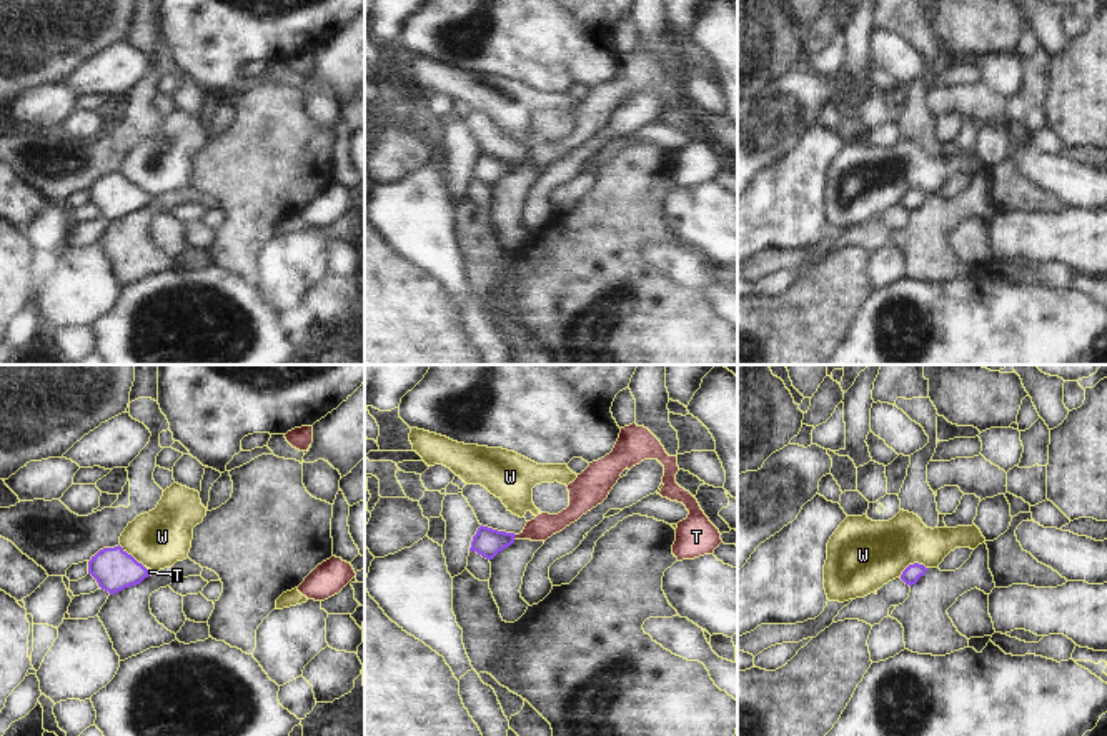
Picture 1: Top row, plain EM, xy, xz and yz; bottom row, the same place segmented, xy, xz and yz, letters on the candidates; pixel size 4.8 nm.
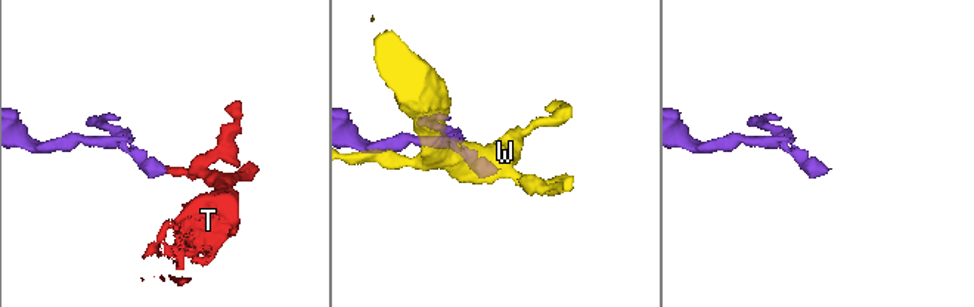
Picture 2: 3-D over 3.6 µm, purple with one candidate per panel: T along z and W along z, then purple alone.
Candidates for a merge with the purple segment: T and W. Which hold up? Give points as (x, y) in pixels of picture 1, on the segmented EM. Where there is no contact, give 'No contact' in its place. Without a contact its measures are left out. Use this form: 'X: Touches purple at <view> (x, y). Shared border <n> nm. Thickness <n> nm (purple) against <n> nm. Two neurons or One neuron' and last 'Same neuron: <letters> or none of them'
T: Touches purple at xz (515, 535). Shared border 30 nm. Thickness 140 nm (purple) against 120 nm. One neuron
W: Touches purple at yz (911, 565). Shared border 140 nm. Thickness 90 nm (purple) against 340 nm. Two neurons
Same neuron: T

